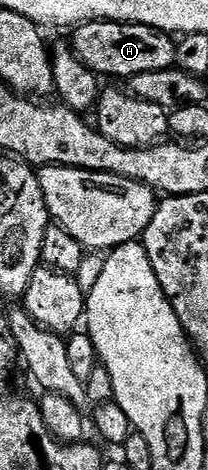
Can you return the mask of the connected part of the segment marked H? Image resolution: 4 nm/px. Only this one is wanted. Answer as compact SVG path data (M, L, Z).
M83 21L73 30L73 33L74 54L91 71L103 78L129 79L136 75L144 75L144 71L164 71L175 68L175 38L160 29L153 29L147 25L131 25L124 21Z

